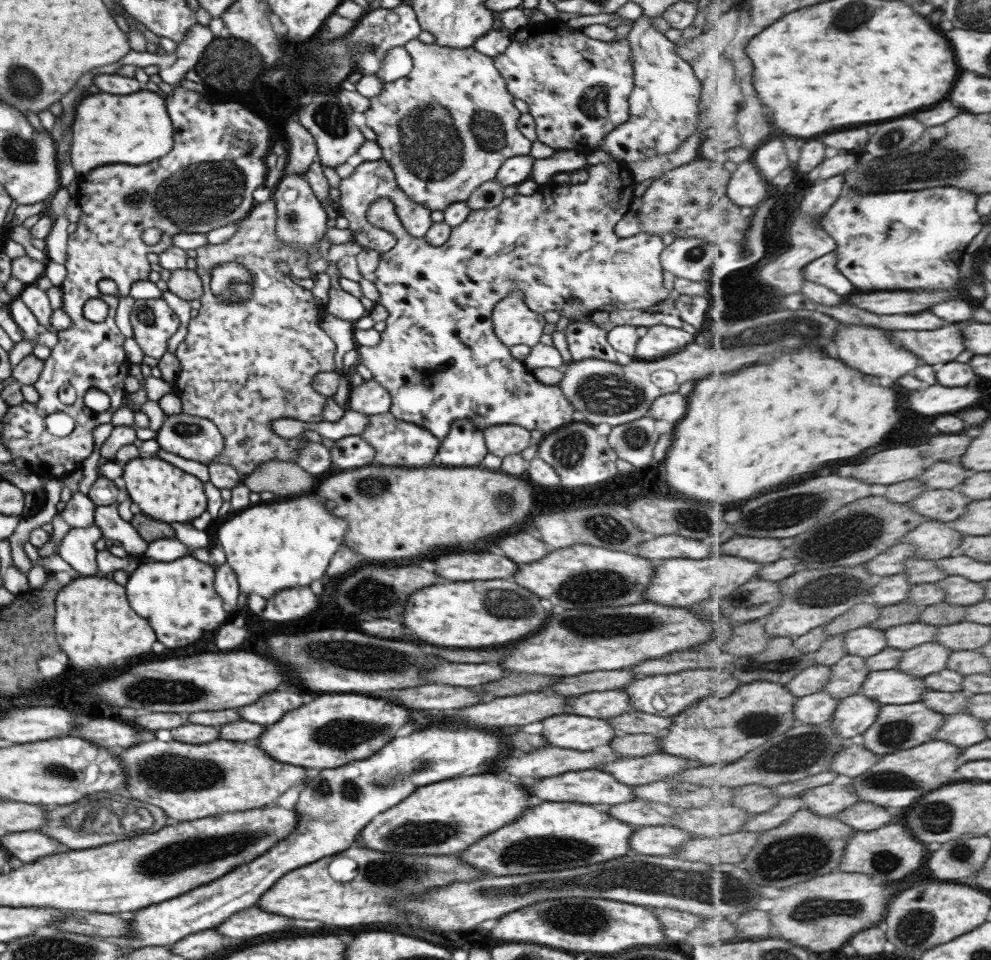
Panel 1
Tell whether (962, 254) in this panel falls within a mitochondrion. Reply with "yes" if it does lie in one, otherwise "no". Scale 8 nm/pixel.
no

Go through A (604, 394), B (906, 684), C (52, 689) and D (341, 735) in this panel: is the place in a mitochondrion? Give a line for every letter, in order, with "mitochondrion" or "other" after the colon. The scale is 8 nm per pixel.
A: mitochondrion
B: other
C: other
D: mitochondrion

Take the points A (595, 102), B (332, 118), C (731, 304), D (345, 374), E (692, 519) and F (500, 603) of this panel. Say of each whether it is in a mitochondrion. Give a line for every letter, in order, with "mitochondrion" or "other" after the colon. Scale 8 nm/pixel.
A: mitochondrion
B: mitochondrion
C: mitochondrion
D: other
E: mitochondrion
F: mitochondrion

